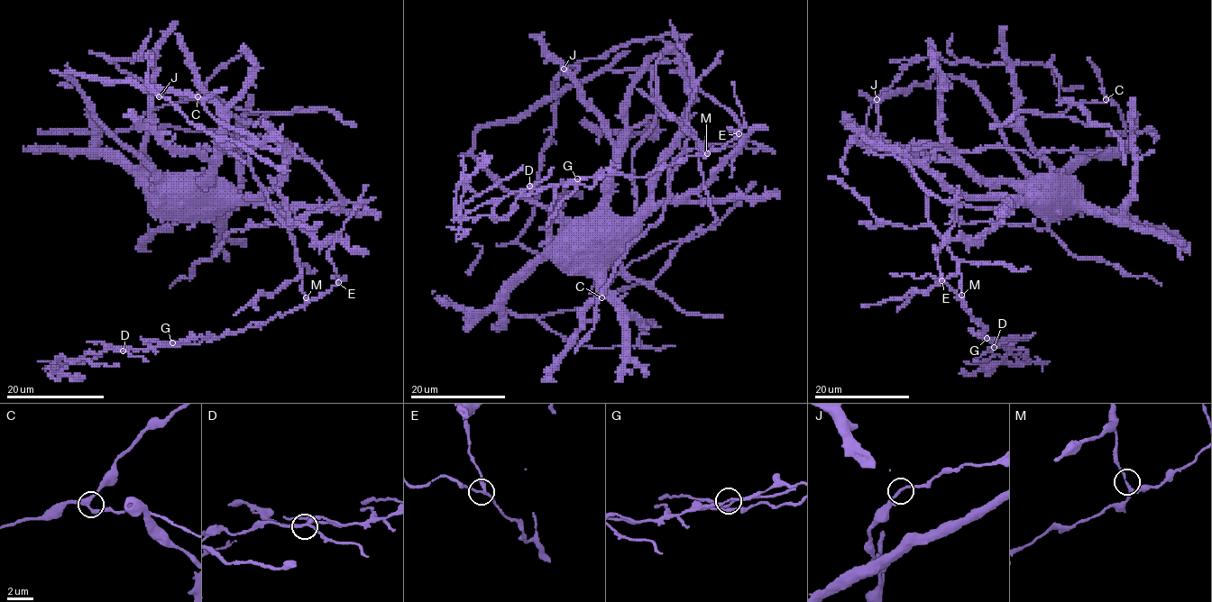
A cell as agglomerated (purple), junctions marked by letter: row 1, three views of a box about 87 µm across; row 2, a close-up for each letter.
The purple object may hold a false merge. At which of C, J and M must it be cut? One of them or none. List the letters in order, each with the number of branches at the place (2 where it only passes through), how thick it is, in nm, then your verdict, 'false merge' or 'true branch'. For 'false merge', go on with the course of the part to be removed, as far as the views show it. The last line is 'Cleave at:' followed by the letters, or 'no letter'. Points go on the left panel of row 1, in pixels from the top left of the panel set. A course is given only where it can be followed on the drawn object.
C: 3 branches meet; 280 nm thick; true branch
J: 2 branches meet; 200 nm thick; true branch
M: 3 branches meet; 190 nm thick; false merge; foreign part runs (305, 297), (293, 311), (197, 343), (87, 352), (50, 367), (59, 356), (119, 366)
Cleave at: M

